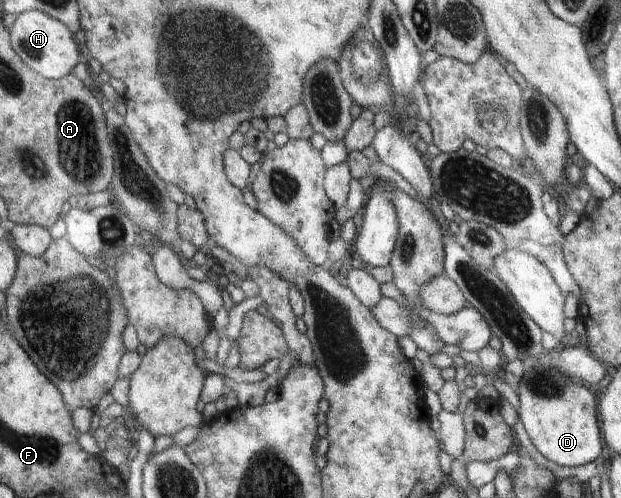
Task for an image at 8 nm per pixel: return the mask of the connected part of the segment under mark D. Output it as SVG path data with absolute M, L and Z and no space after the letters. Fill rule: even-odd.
M538 370L534 374L527 371L517 387L519 395L519 419L535 449L554 463L563 467L577 467L591 463L603 451L597 415L595 415L595 397L585 389L585 385L567 377L563 371L549 371L545 375Z

